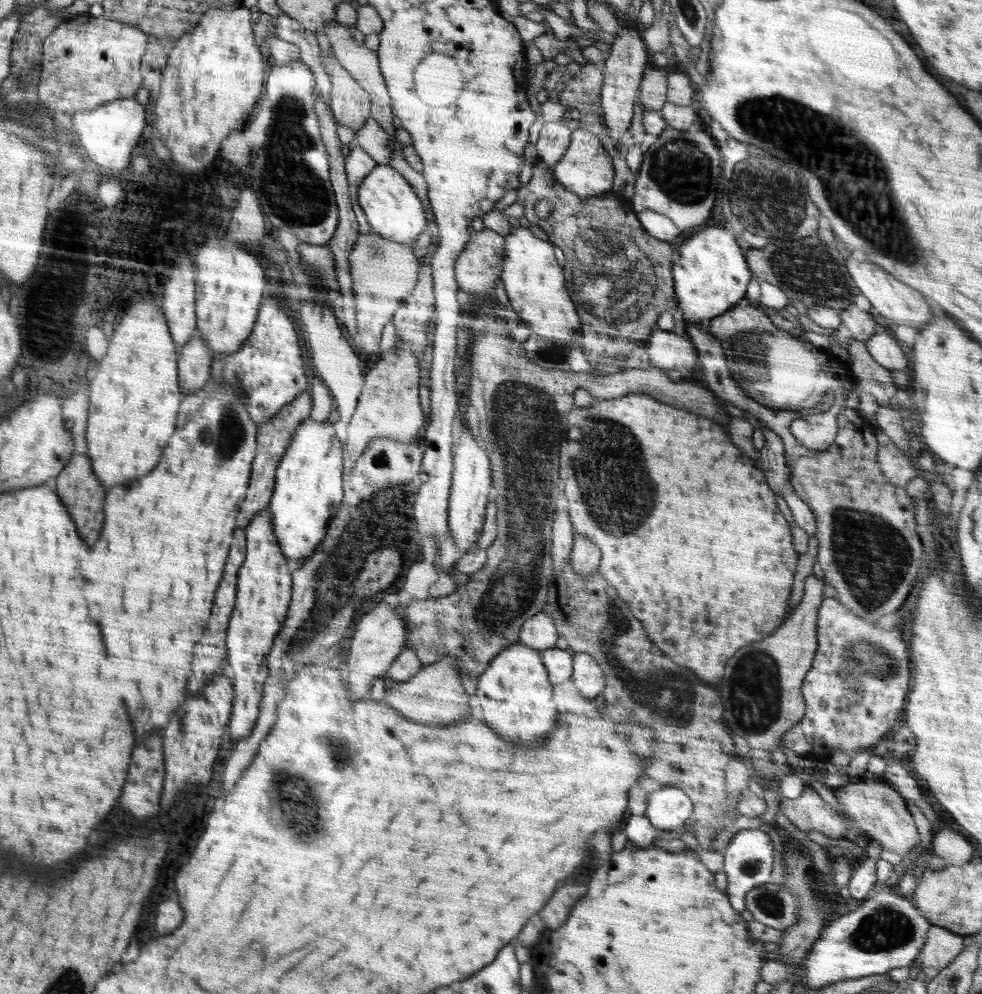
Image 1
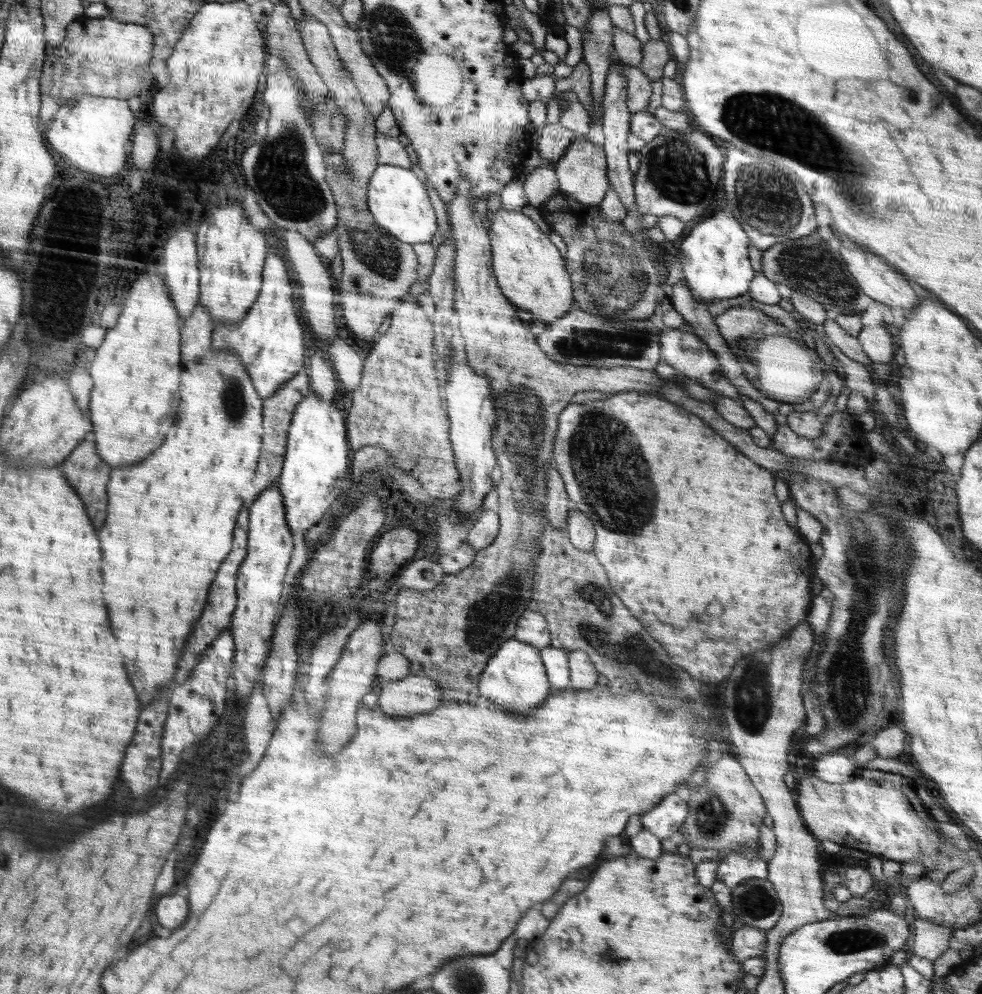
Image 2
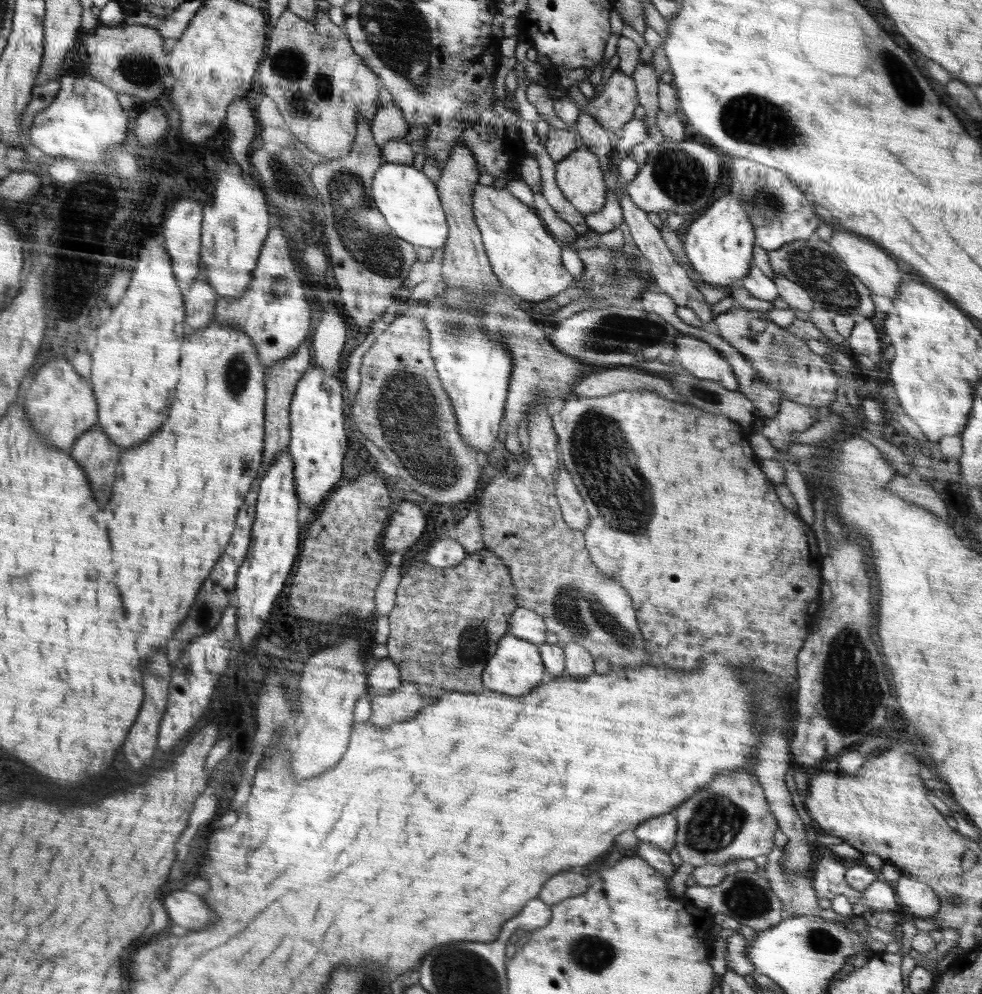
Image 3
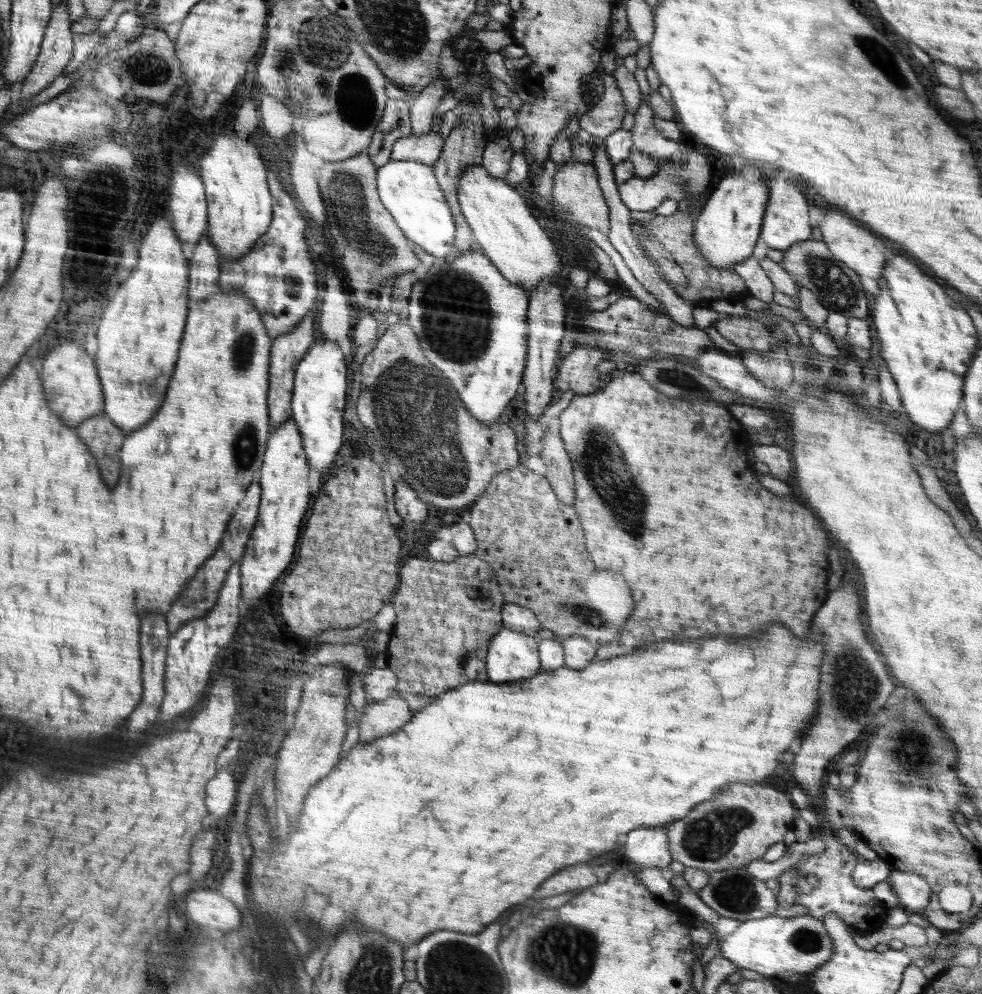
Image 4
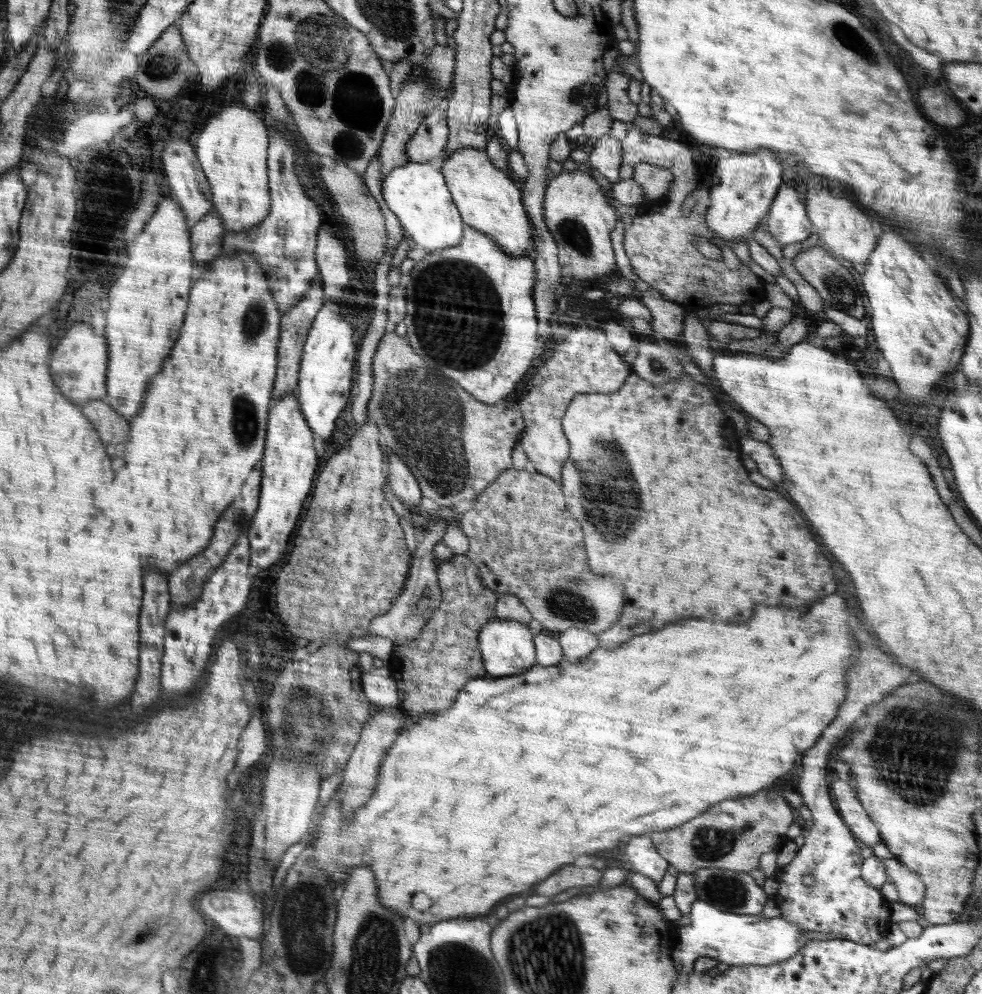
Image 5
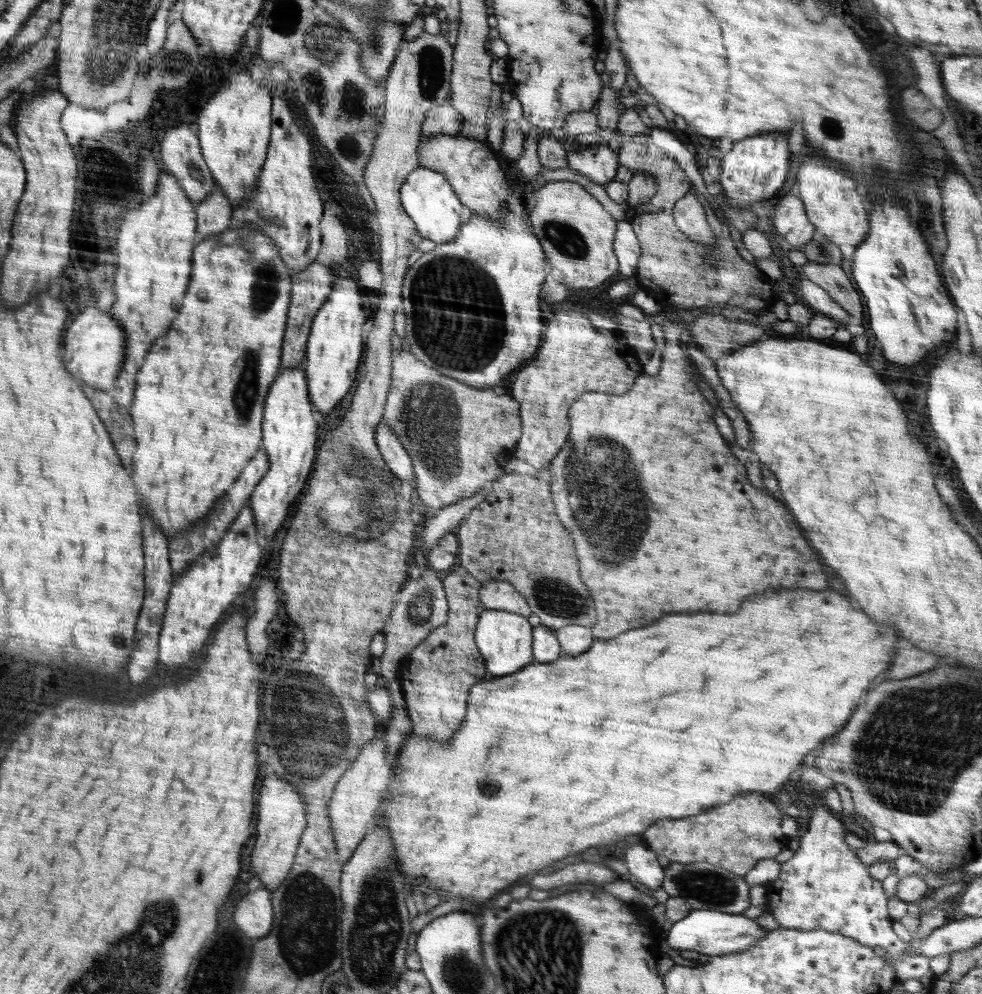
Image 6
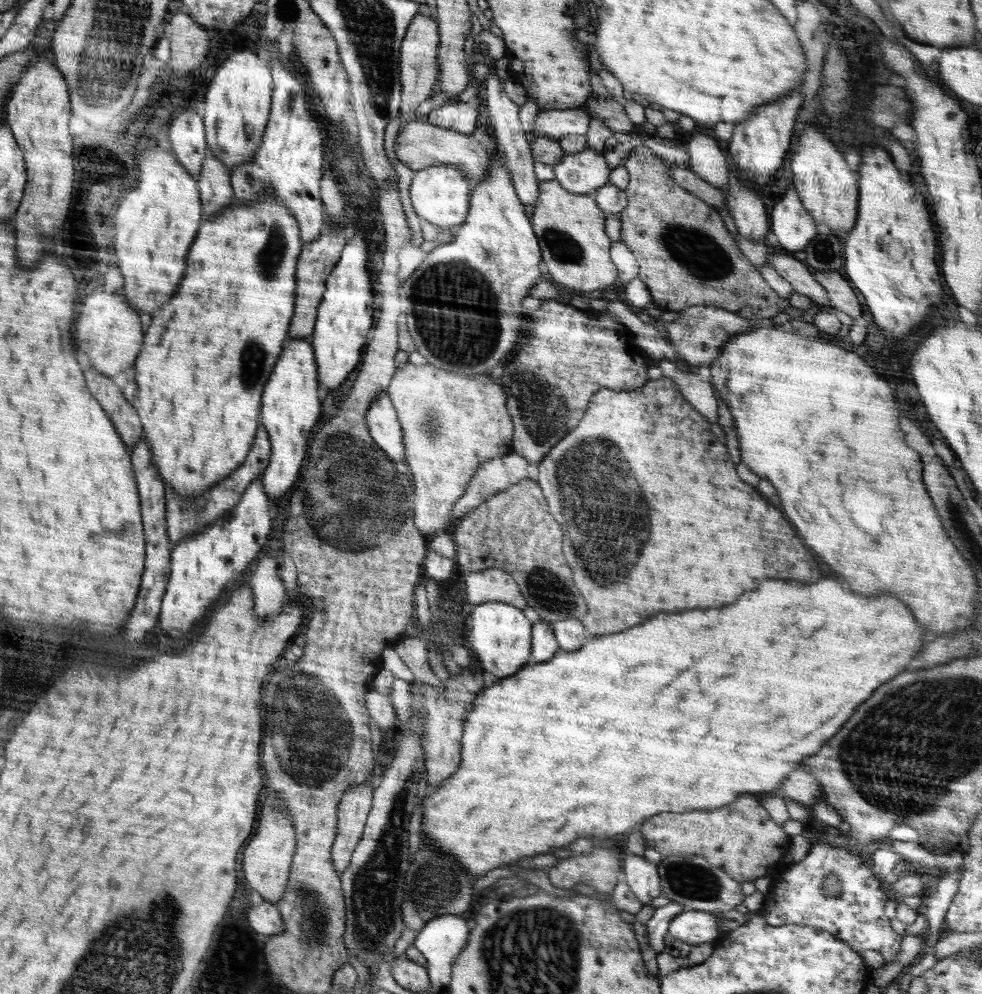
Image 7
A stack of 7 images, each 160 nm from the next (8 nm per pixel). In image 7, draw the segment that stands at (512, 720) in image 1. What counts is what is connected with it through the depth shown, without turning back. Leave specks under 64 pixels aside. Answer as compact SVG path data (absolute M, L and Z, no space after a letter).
M483 602L467 609L466 645L476 656L486 672L498 678L516 674L531 655L532 623L525 617L523 610L508 602Z

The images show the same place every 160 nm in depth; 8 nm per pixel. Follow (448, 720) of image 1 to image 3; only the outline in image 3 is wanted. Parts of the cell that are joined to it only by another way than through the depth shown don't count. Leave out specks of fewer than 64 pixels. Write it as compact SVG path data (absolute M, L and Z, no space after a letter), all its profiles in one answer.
M402 683L400 688L390 694L372 697L369 721L377 727L389 727L414 718L424 706L426 699L418 692L416 684Z

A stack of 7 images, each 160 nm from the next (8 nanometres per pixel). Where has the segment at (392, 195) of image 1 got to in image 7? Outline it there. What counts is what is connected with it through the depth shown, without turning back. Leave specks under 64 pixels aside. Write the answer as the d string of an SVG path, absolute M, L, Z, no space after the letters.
M436 165L415 171L410 185L410 202L418 217L435 224L439 232L462 225L470 208L470 180L455 165Z

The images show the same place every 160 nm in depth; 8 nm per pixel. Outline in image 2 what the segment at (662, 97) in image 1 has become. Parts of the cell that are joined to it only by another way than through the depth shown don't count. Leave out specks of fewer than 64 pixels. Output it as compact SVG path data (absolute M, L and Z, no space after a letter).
M638 66L626 67L623 70L627 78L627 107L631 114L646 111L654 89L653 82Z

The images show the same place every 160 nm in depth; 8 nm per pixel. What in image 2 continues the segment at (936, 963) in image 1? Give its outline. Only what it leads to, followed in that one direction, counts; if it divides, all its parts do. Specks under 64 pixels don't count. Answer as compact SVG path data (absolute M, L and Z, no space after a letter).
M917 918L914 923L913 954L934 962L950 948L952 936L953 929Z

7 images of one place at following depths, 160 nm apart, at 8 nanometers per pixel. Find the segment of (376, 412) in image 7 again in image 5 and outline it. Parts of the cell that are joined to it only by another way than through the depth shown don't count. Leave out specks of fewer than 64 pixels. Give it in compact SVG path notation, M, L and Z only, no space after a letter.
M389 452L389 463L386 465L388 481L395 497L399 498L404 506L414 508L422 500L418 481L410 472L408 466L393 452Z

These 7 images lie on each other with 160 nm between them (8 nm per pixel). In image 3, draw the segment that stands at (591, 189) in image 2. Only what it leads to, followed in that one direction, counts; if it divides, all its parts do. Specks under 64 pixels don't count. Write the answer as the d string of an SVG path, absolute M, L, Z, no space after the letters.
M581 145L557 162L555 179L564 197L584 216L604 208L606 180L599 158Z

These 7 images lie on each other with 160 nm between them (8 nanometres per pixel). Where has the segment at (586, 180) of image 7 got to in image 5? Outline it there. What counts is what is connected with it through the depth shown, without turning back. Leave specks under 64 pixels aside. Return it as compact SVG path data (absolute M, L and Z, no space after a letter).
M608 133L598 138L586 164L598 171L600 175L603 174L608 182L617 183L621 179L620 167L624 164L622 153L621 141Z

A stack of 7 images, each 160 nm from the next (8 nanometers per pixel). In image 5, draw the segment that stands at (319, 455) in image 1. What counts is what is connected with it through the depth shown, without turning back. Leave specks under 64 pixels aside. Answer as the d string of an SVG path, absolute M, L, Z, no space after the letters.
M326 302L312 323L299 366L297 397L300 410L314 434L326 441L334 432L336 420L346 406L360 345L352 341L354 329L344 317L330 311Z

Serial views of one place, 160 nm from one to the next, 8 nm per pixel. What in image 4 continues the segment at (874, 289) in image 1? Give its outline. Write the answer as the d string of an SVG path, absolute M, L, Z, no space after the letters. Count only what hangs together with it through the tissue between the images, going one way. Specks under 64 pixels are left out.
M838 210L827 212L822 226L818 228L822 232L822 237L824 237L822 240L827 248L847 269L854 270L859 274L859 277L871 278L878 282L878 279L882 277L884 265L886 265L886 256L884 256L886 248L878 238L874 238L868 230L864 230L863 226L859 226L858 222L854 222L854 219L850 216L840 214Z

